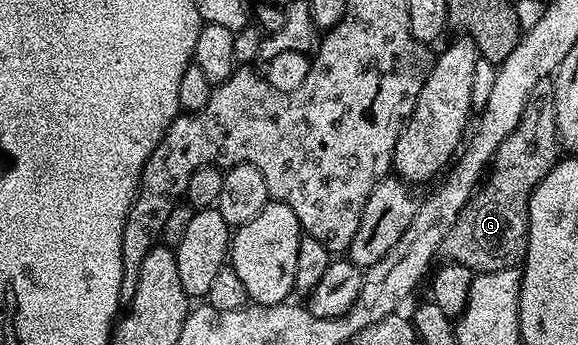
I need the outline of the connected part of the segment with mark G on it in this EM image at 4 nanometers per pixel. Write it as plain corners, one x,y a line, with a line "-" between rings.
548,78
541,80
531,91
518,125
493,156
483,180
486,188
481,186
474,191
458,220
446,234
440,255
445,255
446,261
467,266
474,274
518,267
525,259
529,241
531,194
557,164
561,151
553,105
553,82

